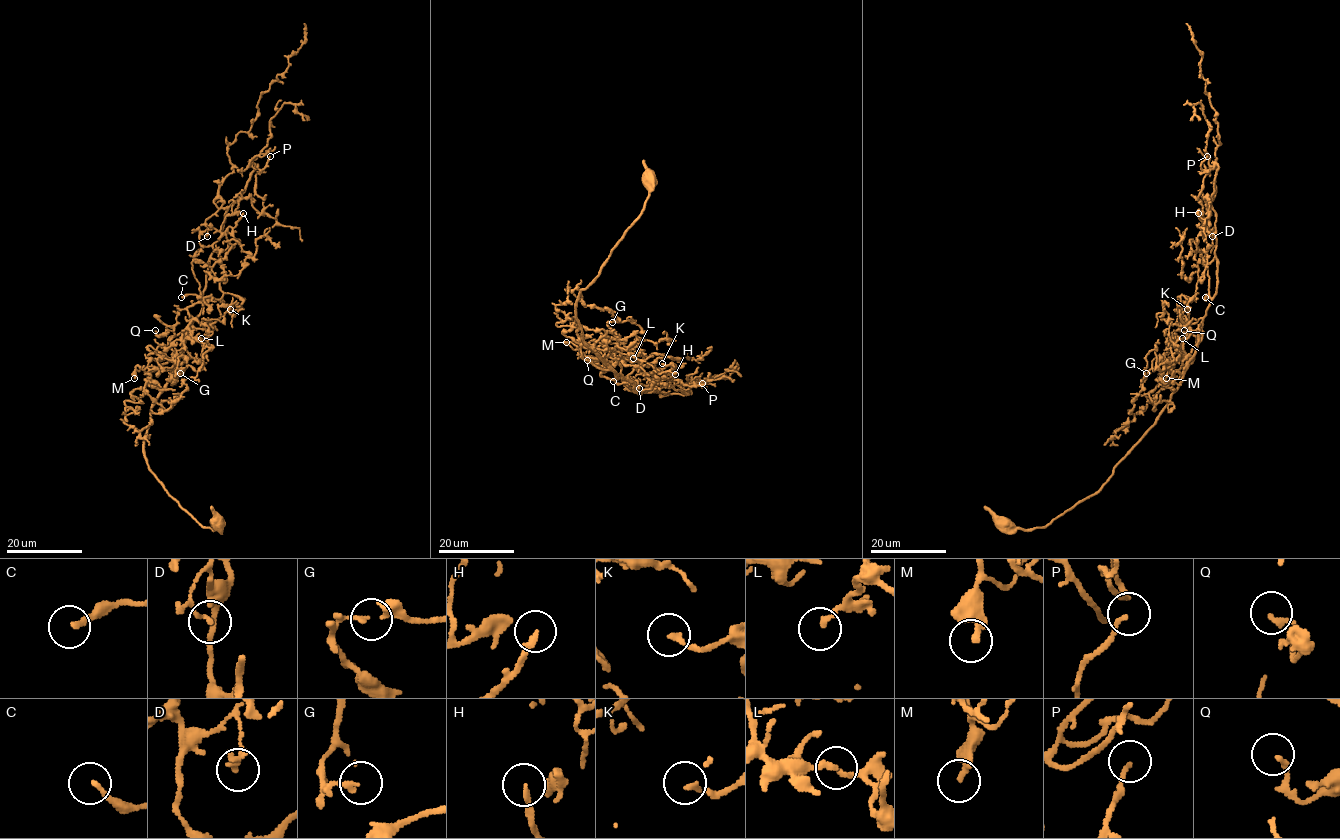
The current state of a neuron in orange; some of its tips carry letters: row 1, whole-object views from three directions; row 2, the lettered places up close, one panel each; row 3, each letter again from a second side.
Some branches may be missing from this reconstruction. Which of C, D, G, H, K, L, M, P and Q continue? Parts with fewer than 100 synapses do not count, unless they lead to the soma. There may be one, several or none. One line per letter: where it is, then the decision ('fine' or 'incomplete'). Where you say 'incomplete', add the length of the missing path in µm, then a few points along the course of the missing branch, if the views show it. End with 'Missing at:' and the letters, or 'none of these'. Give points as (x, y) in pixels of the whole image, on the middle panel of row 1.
C: (613, 381) | incomplete | 25 µm | (613, 381), (610, 373), (615, 371), (618, 373), (614, 376), (618, 377), (622, 373), (632, 376), (629, 372)
D: (639, 388) | fine
G: (612, 322) | fine
H: (675, 374) | fine
K: (662, 363) | fine
L: (633, 358) | fine
M: (566, 342) | fine
P: (702, 383) | fine
Q: (587, 360) | fine
Missing at: C

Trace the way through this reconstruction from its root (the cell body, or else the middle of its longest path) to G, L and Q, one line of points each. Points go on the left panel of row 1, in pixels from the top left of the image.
G: (215, 526), (183, 509), (144, 455), (150, 407), (186, 367), (181, 355), (180, 373)
L: (215, 526), (179, 505), (143, 449), (150, 407), (195, 318), (209, 323), (208, 343), (201, 338)
Q: (215, 526), (203, 527), (183, 509), (144, 455), (150, 407), (174, 364), (174, 332), (158, 336), (155, 330)

